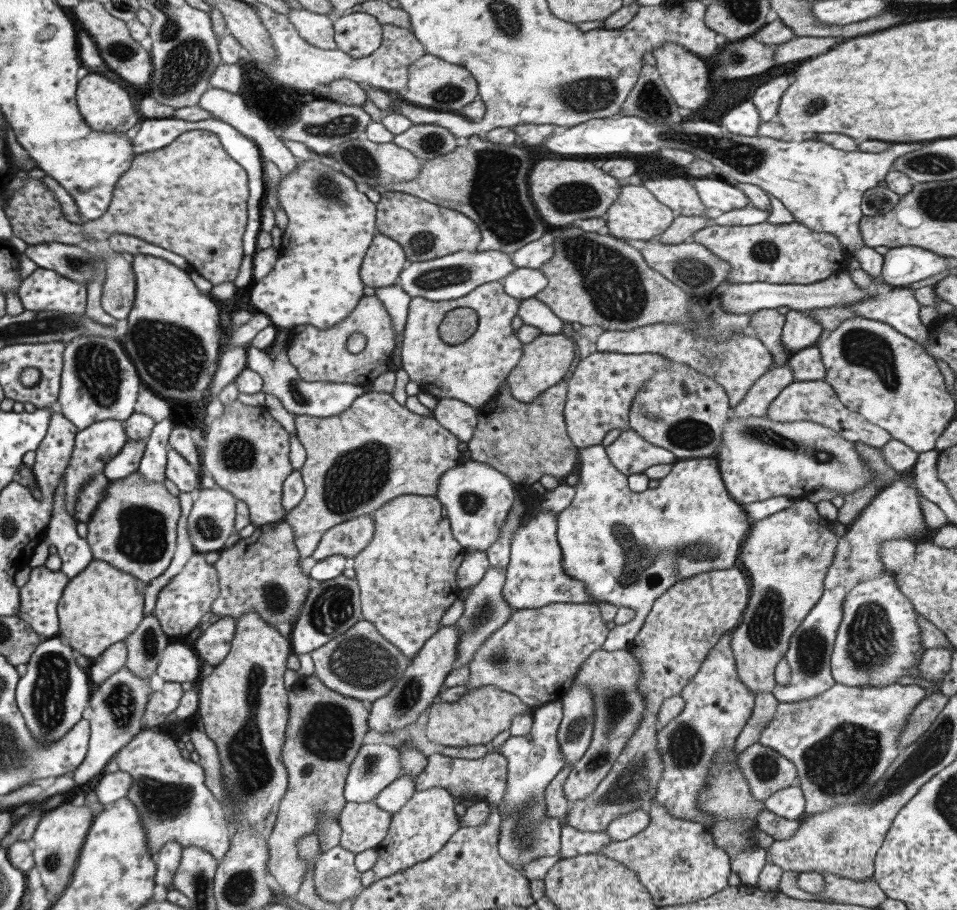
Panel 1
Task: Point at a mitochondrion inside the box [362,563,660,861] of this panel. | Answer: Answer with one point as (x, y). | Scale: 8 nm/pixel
(616, 702)

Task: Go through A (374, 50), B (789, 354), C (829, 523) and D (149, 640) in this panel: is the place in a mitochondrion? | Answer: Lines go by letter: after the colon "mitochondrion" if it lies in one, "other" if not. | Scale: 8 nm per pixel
A: other
B: other
C: other
D: mitochondrion

